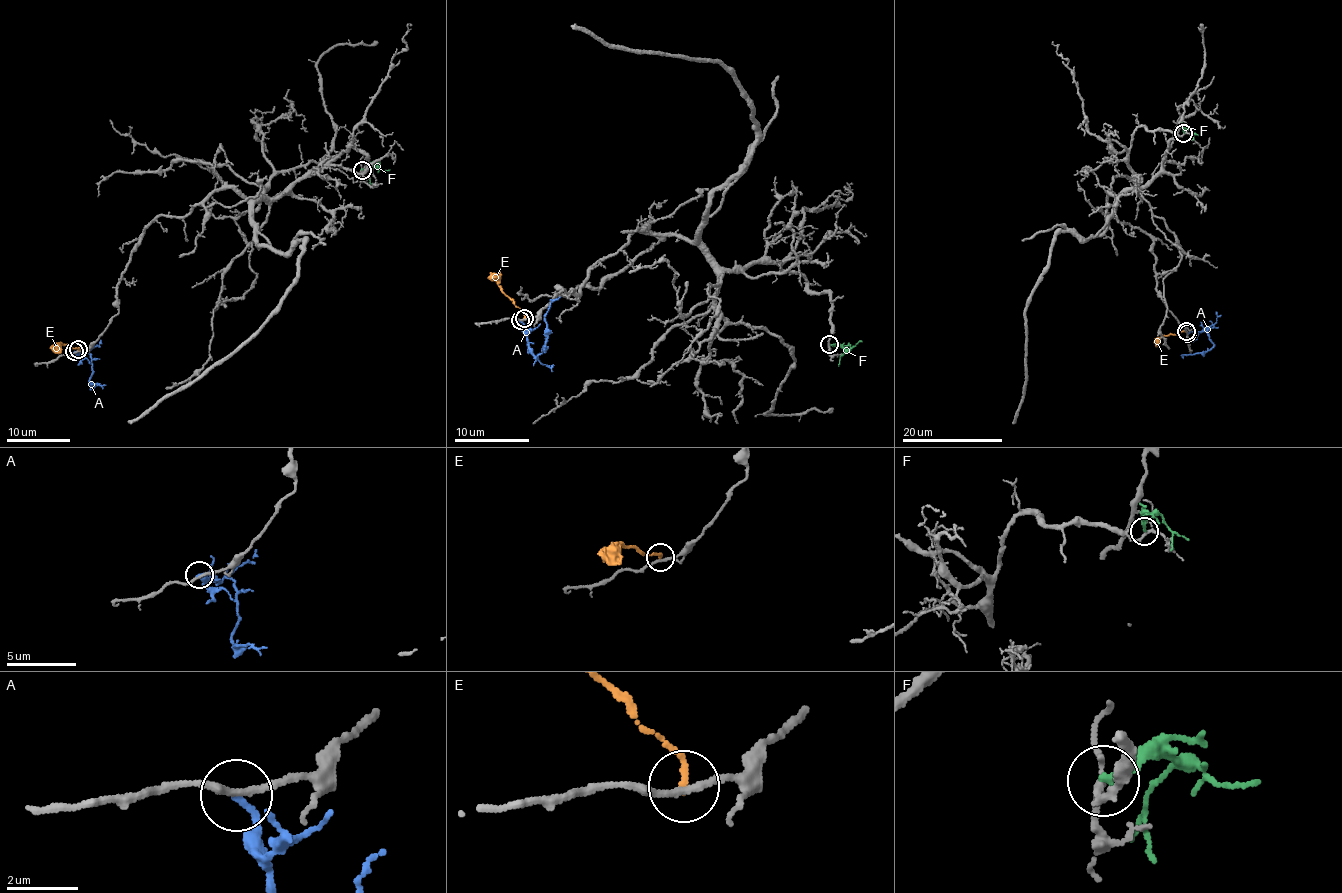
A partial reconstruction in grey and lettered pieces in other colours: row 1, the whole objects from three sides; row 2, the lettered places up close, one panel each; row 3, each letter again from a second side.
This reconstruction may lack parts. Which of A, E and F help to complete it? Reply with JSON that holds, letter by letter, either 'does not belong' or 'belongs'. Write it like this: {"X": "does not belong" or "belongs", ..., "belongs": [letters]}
{"A": "does not belong", "E": "does not belong", "F": "does not belong", "belongs": []}

